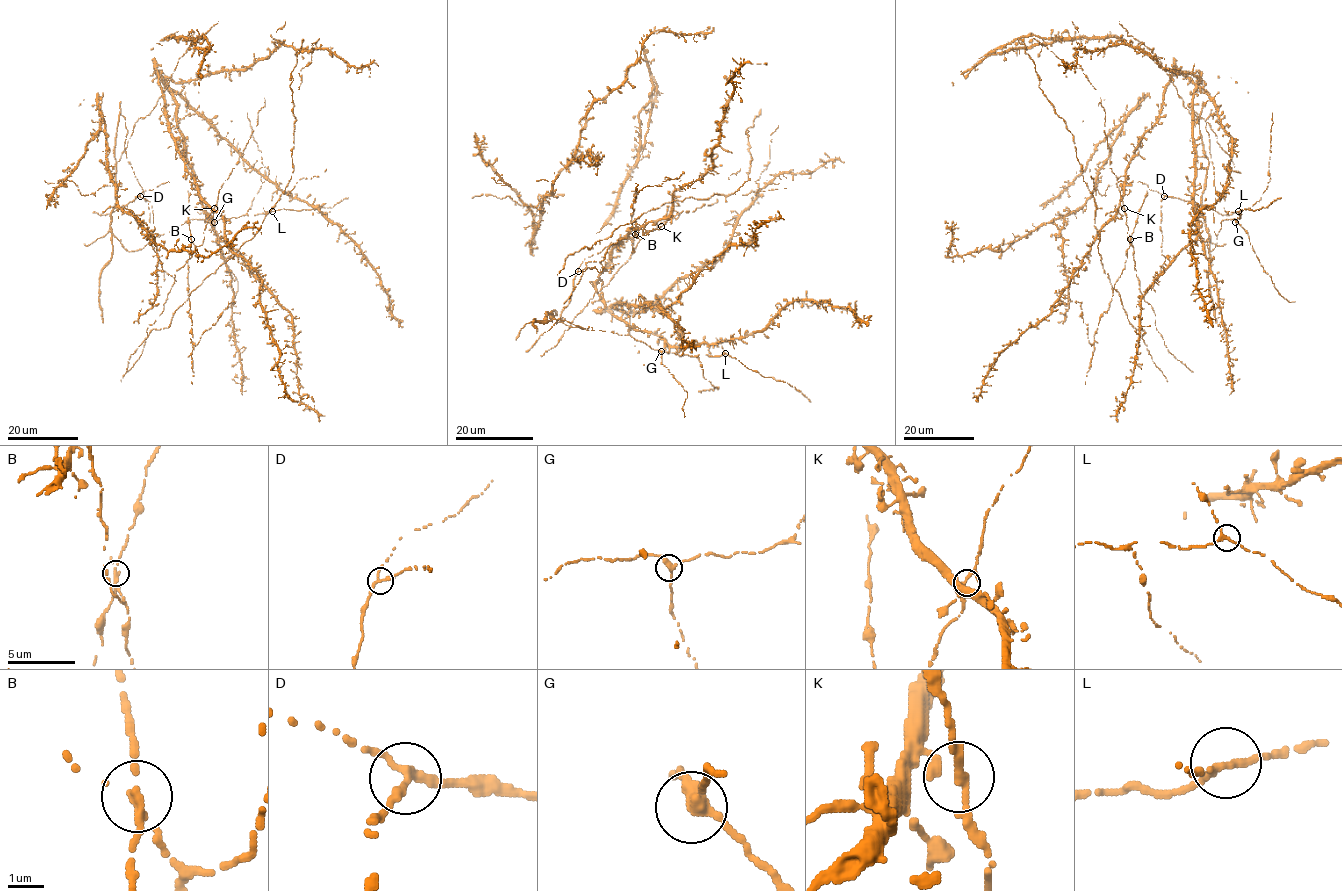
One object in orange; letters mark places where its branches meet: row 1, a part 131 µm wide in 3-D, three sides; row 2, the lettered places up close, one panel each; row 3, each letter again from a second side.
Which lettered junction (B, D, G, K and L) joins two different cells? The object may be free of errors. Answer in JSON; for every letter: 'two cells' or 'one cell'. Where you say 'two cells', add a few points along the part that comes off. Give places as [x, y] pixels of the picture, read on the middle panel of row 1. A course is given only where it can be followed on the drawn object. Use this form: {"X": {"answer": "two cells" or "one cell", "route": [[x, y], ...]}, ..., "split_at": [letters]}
{"B": {"answer": "two cells", "route": [[635, 234], [631, 227], [634, 193], [643, 187], [660, 186], [663, 181], [678, 178], [684, 173]]}, "D": {"answer": "one cell"}, "G": {"answer": "one cell"}, "K": {"answer": "one cell"}, "L": {"answer": "one cell"}, "split_at": ["B"]}

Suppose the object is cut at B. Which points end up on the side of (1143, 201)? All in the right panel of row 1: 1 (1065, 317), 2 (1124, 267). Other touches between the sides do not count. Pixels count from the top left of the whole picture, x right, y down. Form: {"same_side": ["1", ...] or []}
{"same_side": ["2"]}

